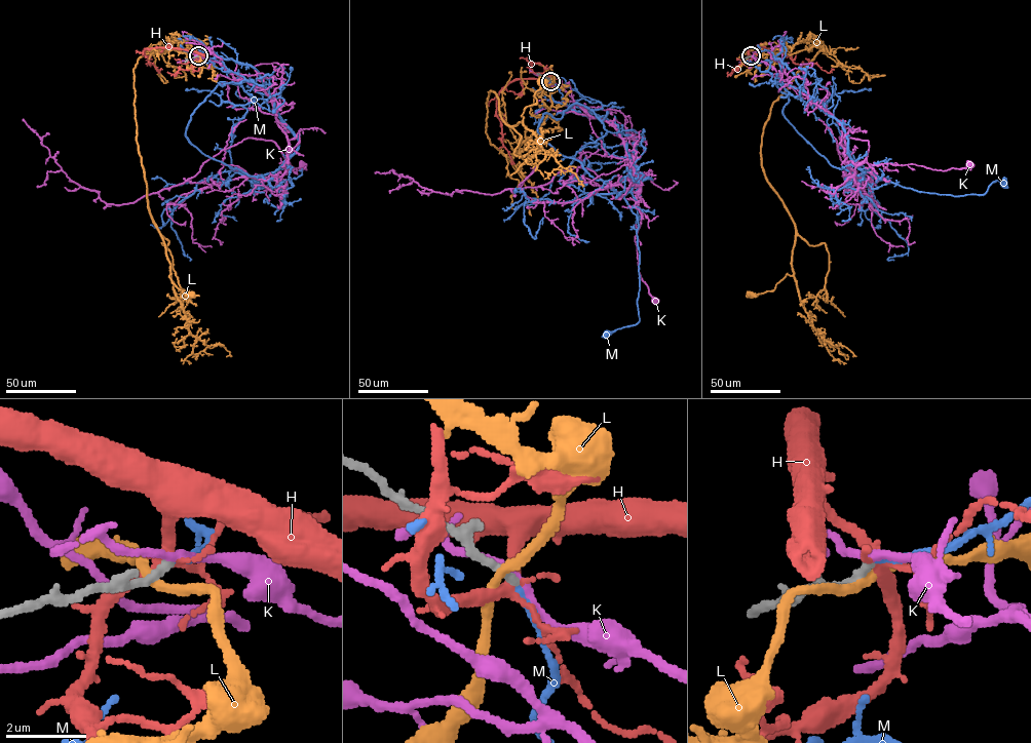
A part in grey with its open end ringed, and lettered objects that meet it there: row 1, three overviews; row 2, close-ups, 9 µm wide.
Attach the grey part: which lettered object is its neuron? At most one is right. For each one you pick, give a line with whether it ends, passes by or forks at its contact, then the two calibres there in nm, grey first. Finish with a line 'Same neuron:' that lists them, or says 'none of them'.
M: it ends | 200/170 nm
Same neuron: M

